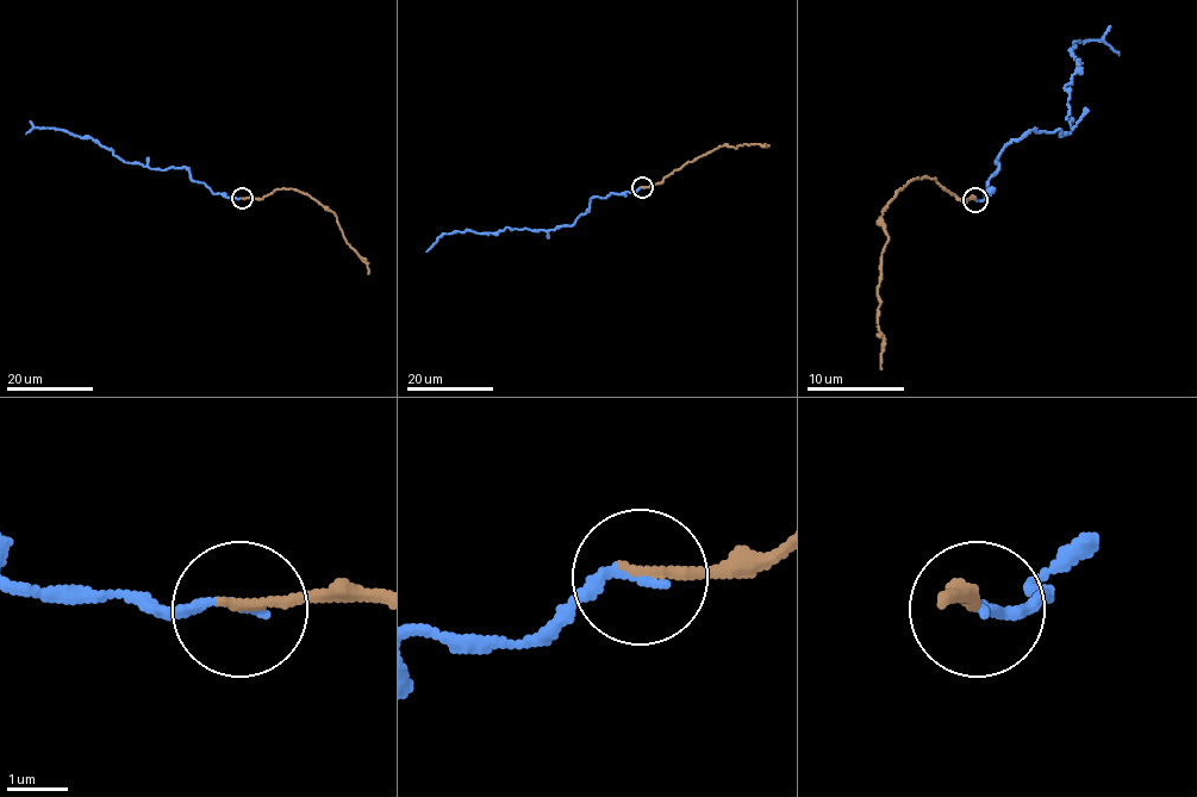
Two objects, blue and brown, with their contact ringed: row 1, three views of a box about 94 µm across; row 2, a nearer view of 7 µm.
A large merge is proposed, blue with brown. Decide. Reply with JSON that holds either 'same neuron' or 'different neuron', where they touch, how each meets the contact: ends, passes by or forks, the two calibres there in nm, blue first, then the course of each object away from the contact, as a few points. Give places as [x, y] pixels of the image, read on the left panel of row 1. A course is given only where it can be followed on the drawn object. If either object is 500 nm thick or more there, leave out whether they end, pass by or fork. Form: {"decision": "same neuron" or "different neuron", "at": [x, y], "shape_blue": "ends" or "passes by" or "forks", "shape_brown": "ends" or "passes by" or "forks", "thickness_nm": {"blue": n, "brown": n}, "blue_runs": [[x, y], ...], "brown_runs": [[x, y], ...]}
{"decision": "same neuron", "at": [242, 198], "shape_blue": "ends", "shape_brown": "ends", "thickness_nm": {"blue": 170, "brown": 190}, "blue_runs": [[243, 198], [214, 194], [184, 167], [157, 169], [122, 161], [92, 138], [60, 129], [32, 128], [25, 134]], "brown_runs": [[243, 198], [260, 198], [275, 190], [288, 188], [315, 198], [335, 215], [343, 238], [366, 265], [367, 274]]}

